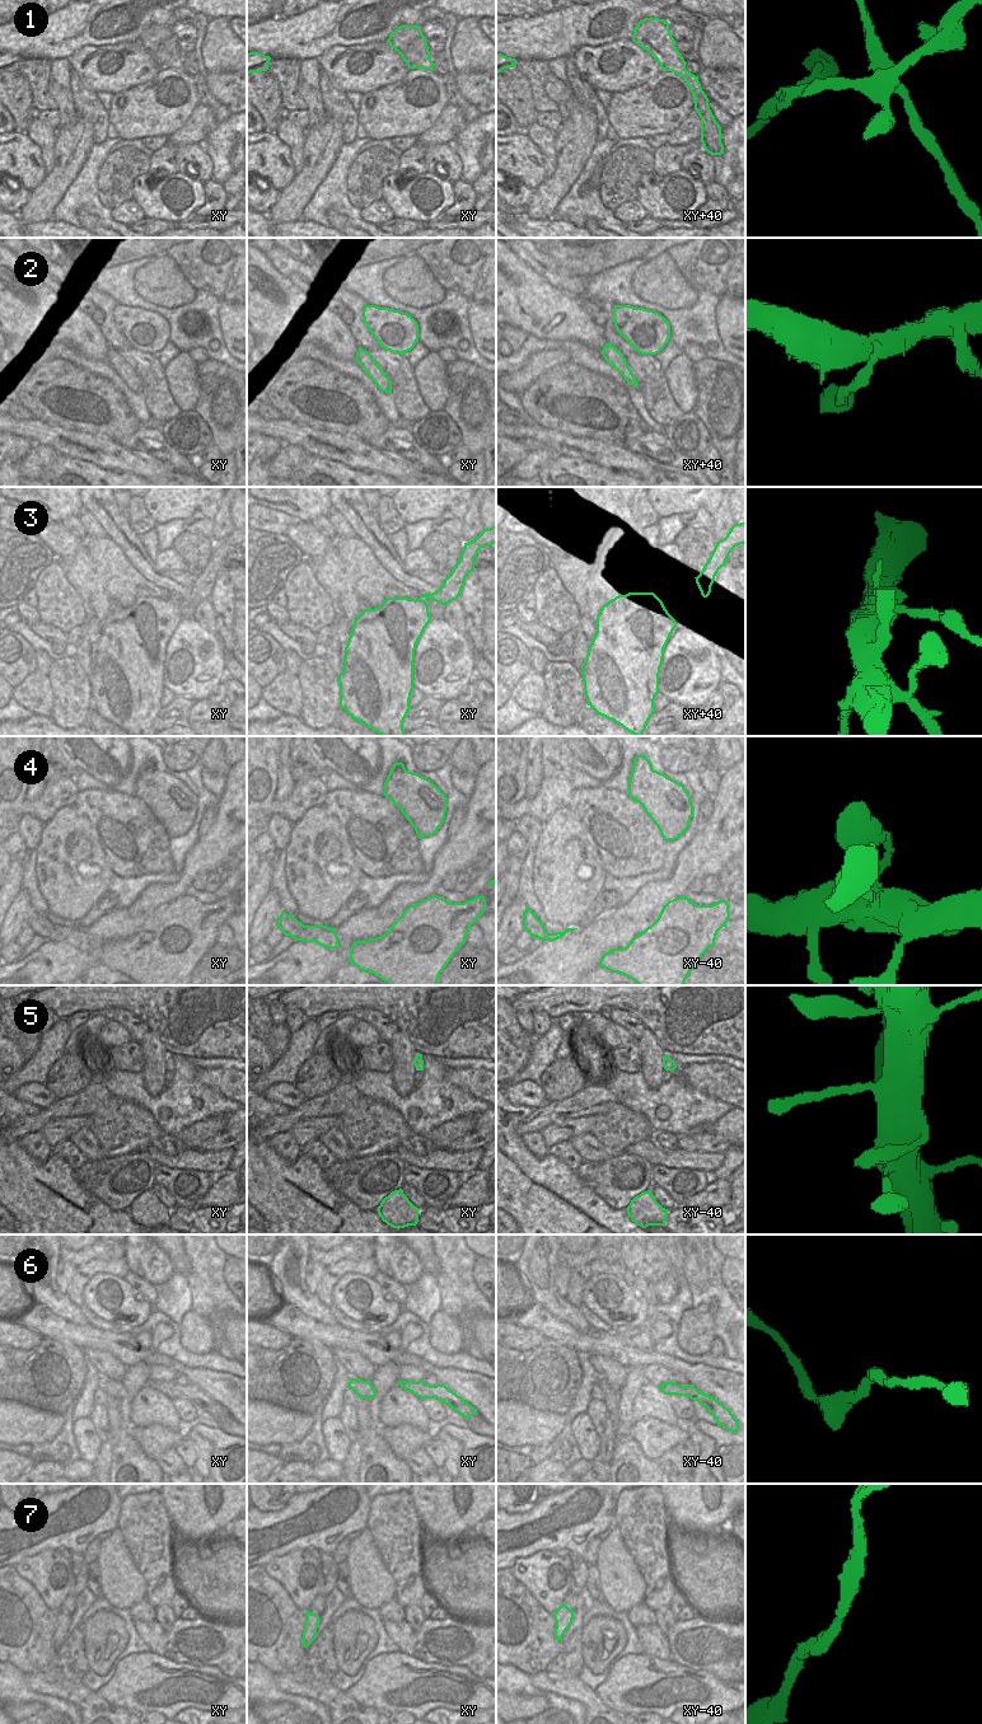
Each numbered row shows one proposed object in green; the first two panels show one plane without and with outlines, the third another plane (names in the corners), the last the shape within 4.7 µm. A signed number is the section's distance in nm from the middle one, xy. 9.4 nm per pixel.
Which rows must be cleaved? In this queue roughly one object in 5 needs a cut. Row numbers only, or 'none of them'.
1, 3

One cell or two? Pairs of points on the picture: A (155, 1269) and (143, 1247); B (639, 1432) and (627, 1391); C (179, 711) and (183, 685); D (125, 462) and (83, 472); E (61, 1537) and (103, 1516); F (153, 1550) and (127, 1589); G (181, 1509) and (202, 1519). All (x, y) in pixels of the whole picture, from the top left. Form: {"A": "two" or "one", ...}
{"A": "one", "B": "two", "C": "two", "D": "two", "E": "one", "F": "two", "G": "one"}

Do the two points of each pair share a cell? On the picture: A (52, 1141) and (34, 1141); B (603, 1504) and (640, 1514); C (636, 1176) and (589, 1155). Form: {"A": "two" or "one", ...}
{"A": "two", "B": "two", "C": "two"}

